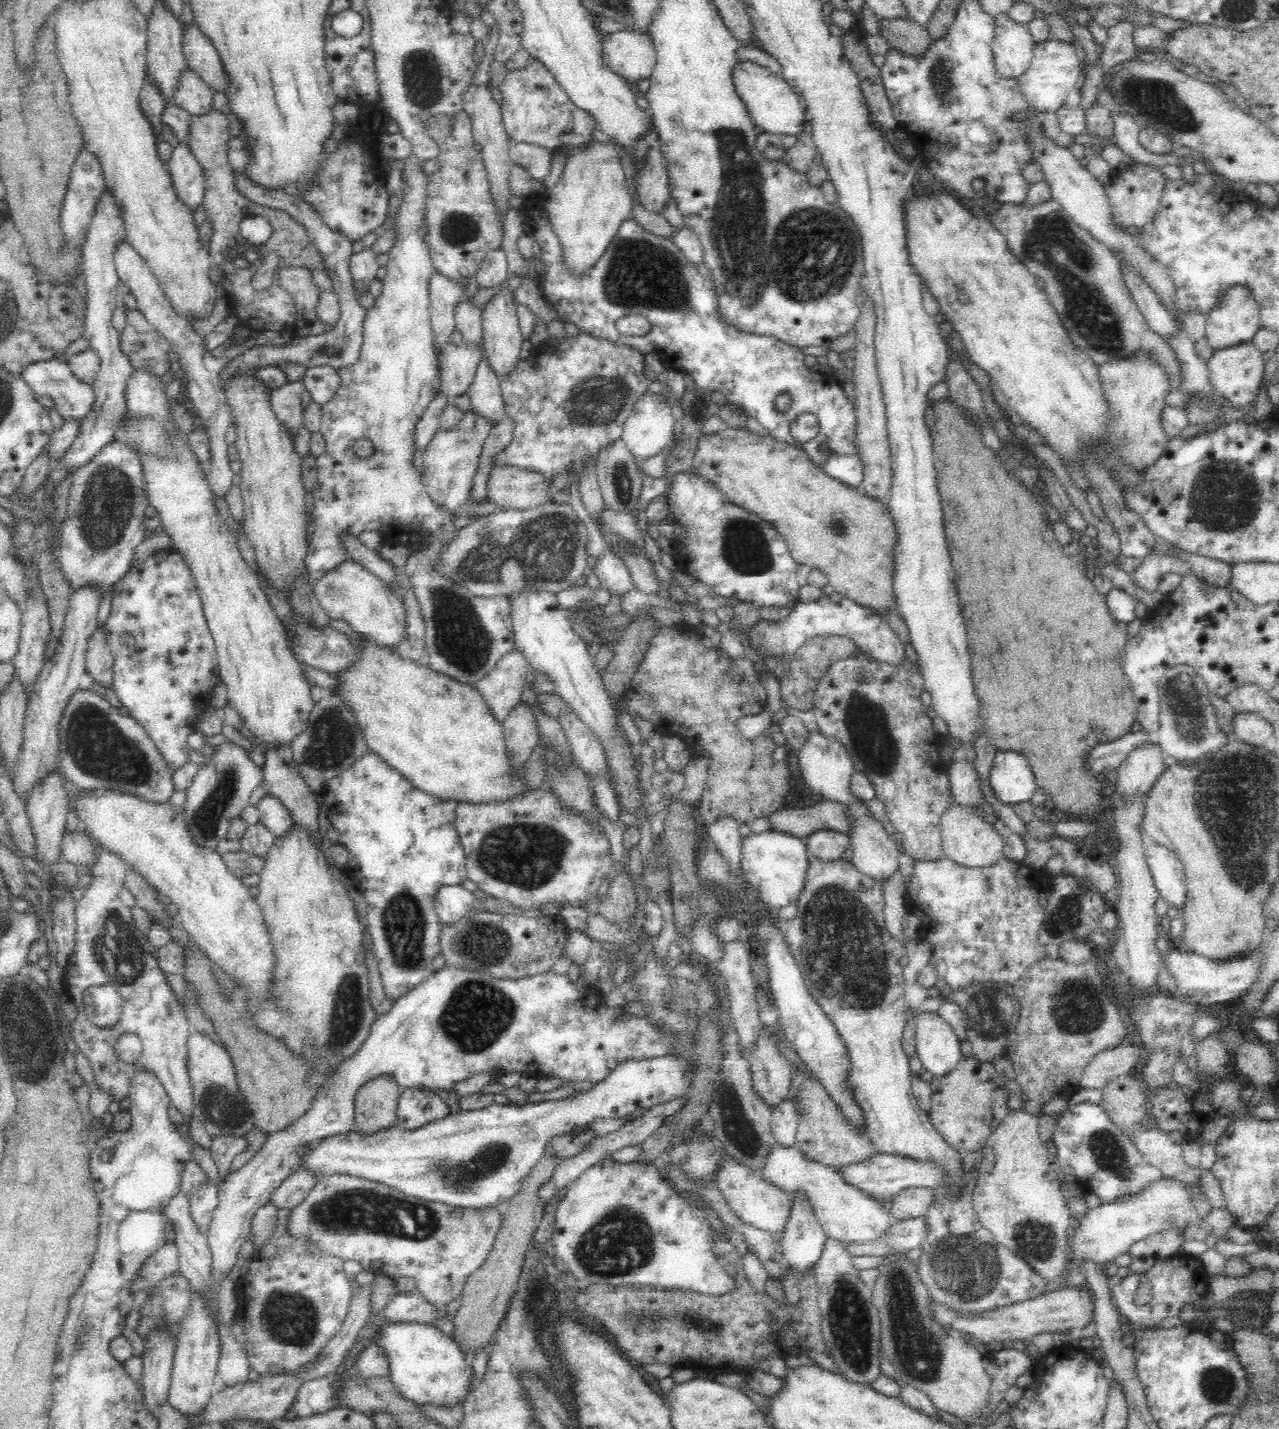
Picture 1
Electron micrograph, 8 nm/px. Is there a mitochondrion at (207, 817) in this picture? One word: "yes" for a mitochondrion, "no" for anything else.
yes

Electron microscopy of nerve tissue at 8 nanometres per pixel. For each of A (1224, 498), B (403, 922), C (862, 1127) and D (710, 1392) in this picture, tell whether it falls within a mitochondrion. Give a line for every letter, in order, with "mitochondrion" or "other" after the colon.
A: mitochondrion
B: mitochondrion
C: other
D: other

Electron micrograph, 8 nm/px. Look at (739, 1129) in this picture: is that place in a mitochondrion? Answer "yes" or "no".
yes

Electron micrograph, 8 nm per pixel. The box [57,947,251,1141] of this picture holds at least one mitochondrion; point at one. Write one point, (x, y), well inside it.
(218, 1110)

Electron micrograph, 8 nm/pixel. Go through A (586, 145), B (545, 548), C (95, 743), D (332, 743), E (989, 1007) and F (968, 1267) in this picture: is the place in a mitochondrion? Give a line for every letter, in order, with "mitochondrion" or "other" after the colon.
A: other
B: mitochondrion
C: mitochondrion
D: mitochondrion
E: mitochondrion
F: mitochondrion

